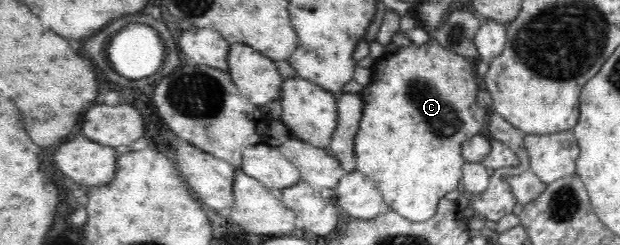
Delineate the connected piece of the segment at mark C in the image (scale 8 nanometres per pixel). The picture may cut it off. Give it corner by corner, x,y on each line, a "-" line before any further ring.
433,36
425,44
411,43
399,47
397,52
381,58
373,64
371,84
365,86
359,96
363,98
363,116
354,136
356,170
366,174
374,182
386,208
393,209
412,221
423,221
434,215
436,204
444,195
459,190
463,163
462,146
477,135
490,110
477,107
479,84
473,74
475,62
450,52

